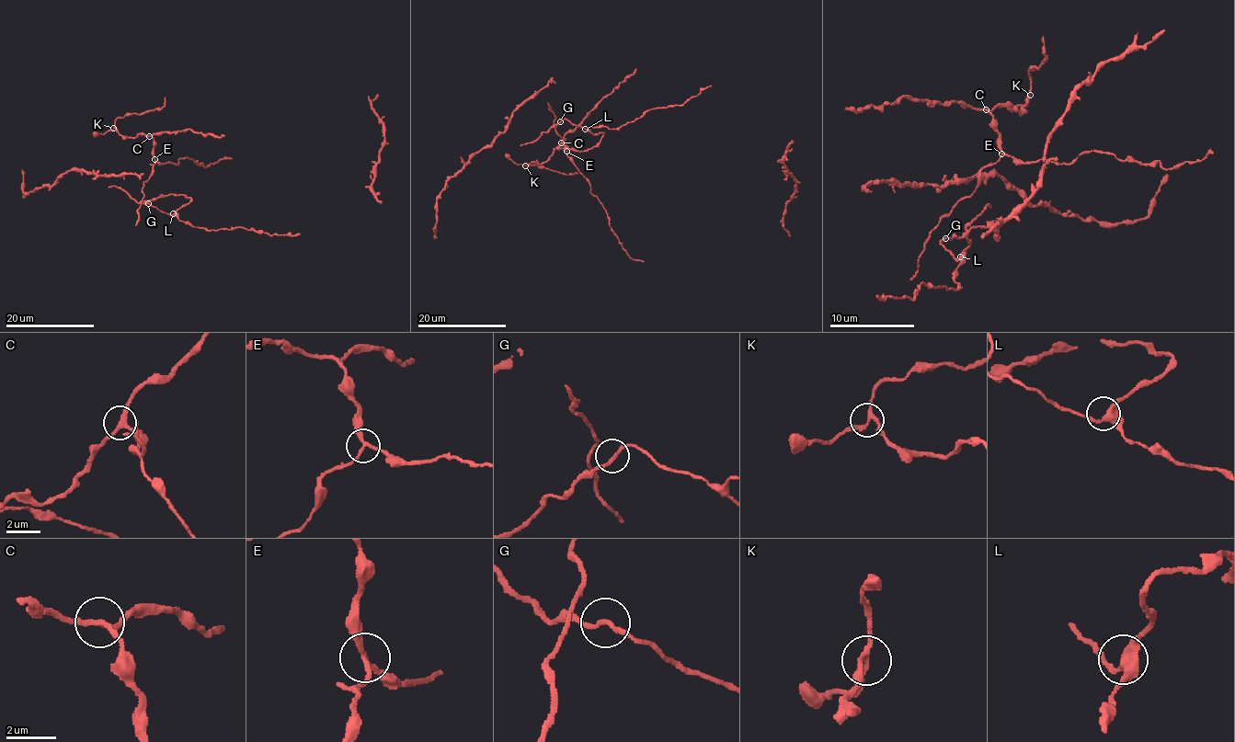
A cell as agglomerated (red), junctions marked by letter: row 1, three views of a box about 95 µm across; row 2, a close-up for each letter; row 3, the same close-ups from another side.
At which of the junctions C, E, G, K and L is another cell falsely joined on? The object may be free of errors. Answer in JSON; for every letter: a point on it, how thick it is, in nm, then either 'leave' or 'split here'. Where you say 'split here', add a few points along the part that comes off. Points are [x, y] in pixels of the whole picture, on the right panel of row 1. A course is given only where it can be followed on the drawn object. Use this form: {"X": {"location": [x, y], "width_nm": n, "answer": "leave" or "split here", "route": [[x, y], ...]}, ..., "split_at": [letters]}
{"C": {"location": [986, 109], "width_nm": 220, "answer": "leave"}, "E": {"location": [1001, 154], "width_nm": 180, "answer": "split here", "route": [[1002, 154], [981, 170], [981, 181], [966, 198], [943, 217], [920, 255], [918, 271], [909, 279]]}, "G": {"location": [945, 238], "width_nm": 180, "answer": "leave"}, "K": {"location": [1030, 95], "width_nm": 190, "answer": "leave"}, "L": {"location": [960, 256], "width_nm": 280, "answer": "leave"}, "split_at": ["E"]}

